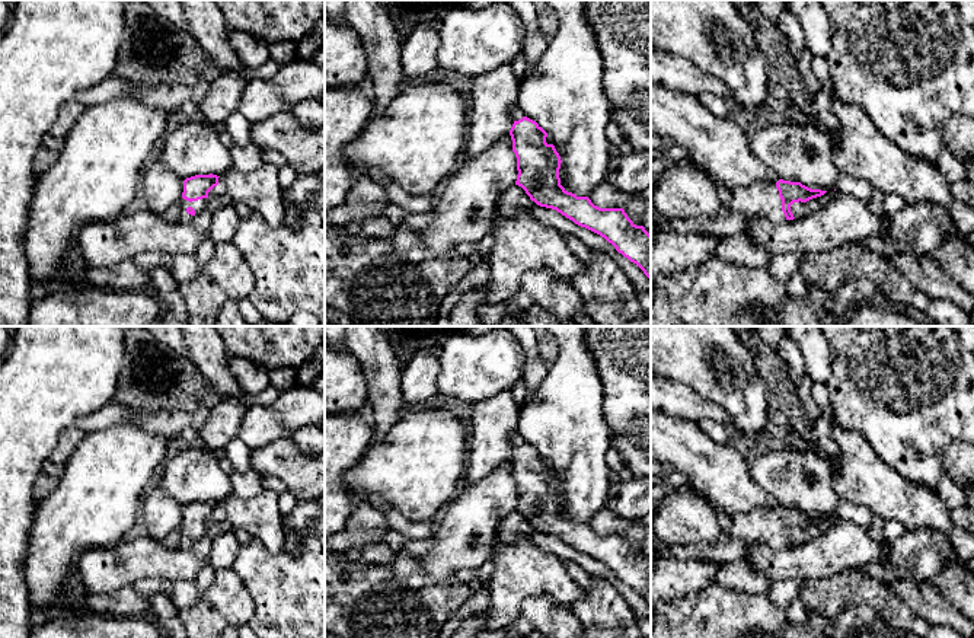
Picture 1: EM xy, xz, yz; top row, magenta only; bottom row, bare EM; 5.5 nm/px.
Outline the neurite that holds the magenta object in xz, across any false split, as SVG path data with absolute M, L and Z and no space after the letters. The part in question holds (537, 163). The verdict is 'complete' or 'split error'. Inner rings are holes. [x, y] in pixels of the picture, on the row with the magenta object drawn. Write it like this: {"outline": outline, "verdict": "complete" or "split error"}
{"outline": "M518 103L511 109L514 124L510 130L512 151L517 157L517 181L526 194L540 207L552 208L611 243L619 253L636 264L651 280L651 235L644 226L636 226L623 208L600 208L588 197L577 197L561 185L561 156L553 144L546 143L547 133L533 119L523 115Z", "verdict": "split error"}

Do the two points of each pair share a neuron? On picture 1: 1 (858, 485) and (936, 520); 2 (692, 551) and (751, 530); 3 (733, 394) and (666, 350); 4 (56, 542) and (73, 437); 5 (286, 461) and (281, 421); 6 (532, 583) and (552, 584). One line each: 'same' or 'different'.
1: same
2: same
3: same
4: different
5: different
6: same

